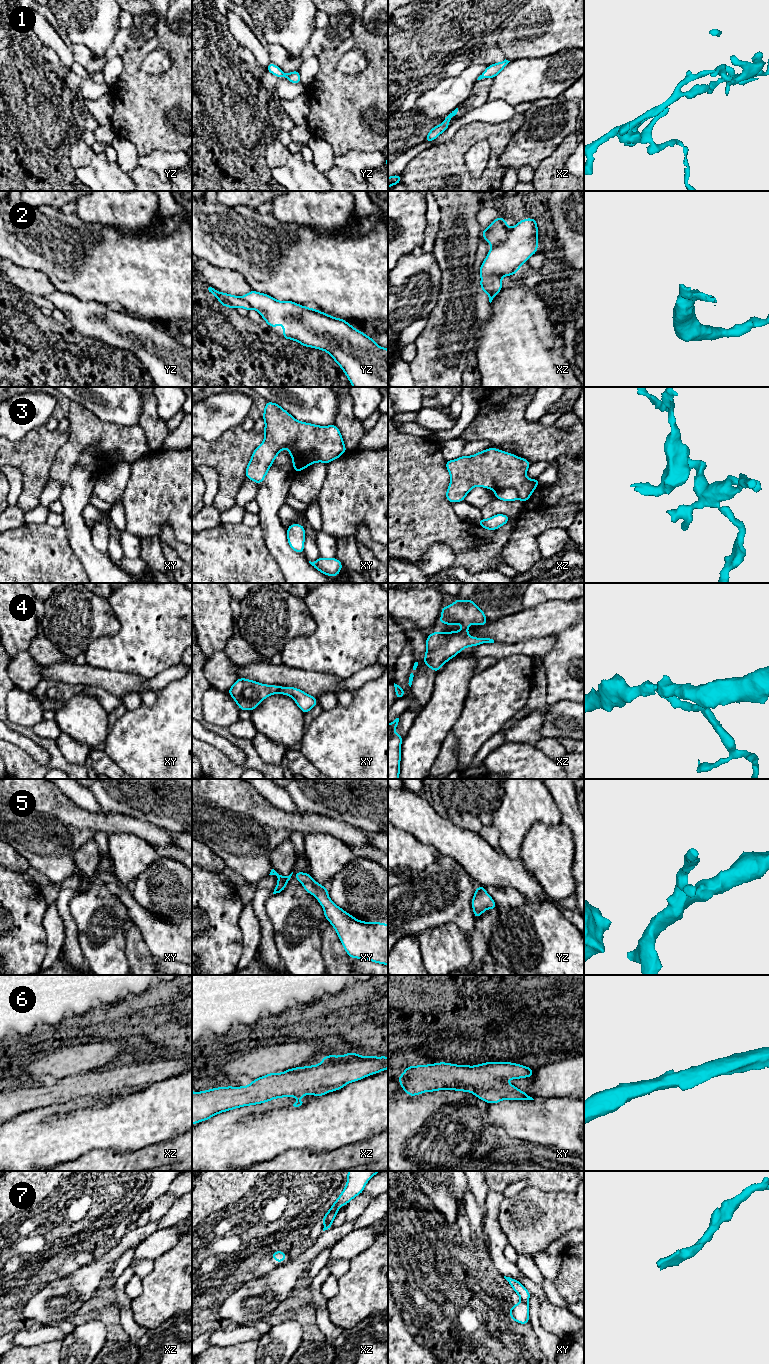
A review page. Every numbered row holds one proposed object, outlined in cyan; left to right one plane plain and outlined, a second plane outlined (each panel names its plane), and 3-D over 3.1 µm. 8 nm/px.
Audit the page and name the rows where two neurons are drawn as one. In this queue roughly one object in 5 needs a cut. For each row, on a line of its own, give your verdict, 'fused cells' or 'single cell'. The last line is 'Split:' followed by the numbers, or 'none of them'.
1: single cell
2: fused cells
3: single cell
4: single cell
5: single cell
6: single cell
7: fused cells
Split: 2, 7

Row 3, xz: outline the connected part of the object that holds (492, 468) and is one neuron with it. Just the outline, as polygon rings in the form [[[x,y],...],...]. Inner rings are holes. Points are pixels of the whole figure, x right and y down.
[[[488,448],[472,456],[461,456],[446,461],[451,476],[446,499],[451,502],[464,501],[475,486],[495,492],[496,499],[526,502],[539,484],[539,479],[526,476],[530,463],[509,452]]]

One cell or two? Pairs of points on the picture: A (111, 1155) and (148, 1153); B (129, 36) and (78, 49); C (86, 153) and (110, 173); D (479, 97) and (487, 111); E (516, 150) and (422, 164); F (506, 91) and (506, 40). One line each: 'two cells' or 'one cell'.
A: one cell
B: one cell
C: two cells
D: two cells
E: two cells
F: two cells

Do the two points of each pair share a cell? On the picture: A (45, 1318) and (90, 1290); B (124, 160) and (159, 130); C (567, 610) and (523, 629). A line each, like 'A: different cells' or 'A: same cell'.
A: same cell
B: different cells
C: same cell

